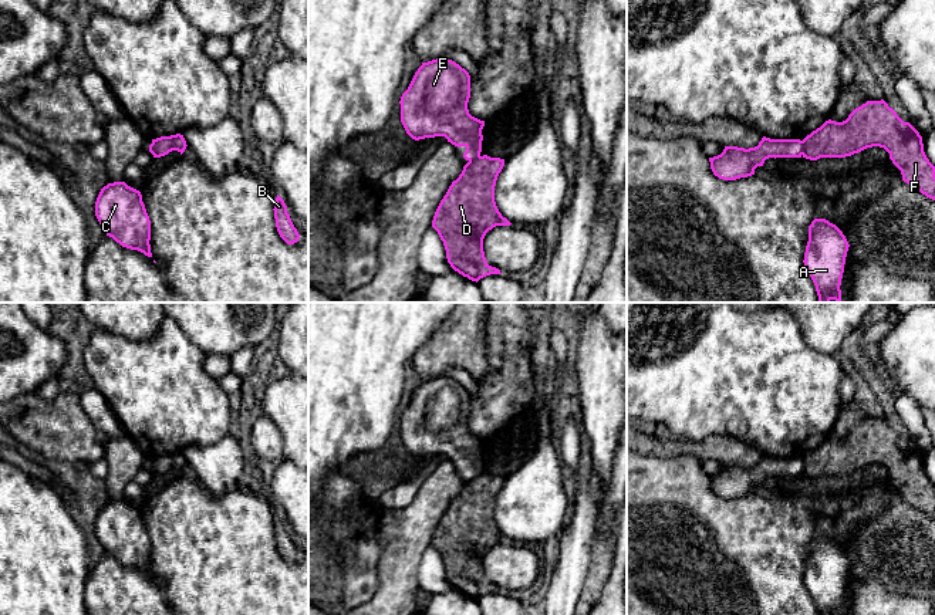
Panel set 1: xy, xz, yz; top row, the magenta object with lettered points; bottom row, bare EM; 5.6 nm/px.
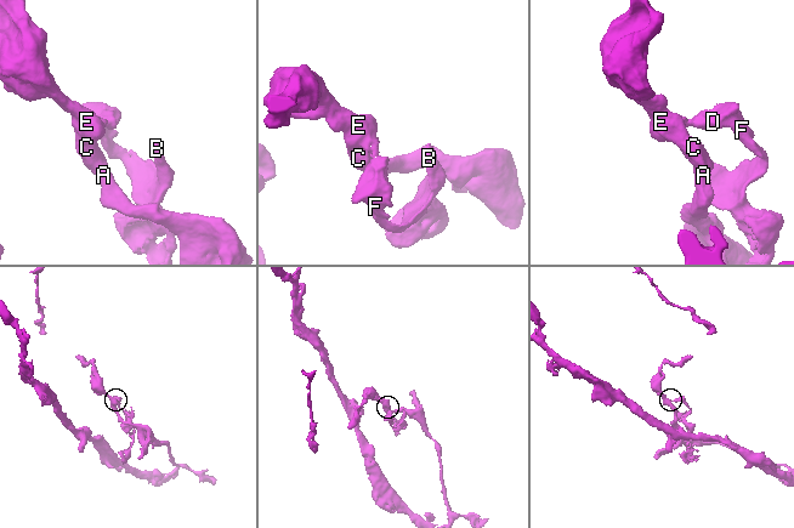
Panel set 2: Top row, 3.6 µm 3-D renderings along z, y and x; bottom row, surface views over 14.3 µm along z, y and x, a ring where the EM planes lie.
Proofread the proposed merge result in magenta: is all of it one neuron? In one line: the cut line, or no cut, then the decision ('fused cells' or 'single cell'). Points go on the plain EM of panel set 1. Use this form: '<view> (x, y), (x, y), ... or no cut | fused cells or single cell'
yz (800, 459), (803, 472) | fused cells

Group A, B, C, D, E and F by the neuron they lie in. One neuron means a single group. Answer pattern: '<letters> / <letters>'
A C E / B D F

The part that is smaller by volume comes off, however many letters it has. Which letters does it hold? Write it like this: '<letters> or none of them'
B, D, F

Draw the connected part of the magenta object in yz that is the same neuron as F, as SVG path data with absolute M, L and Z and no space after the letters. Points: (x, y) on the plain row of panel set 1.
M867 419L845 439L826 439L803 459L803 476L845 476L880 464L901 489L902 499L935 518L935 484L924 470L922 455L881 419Z

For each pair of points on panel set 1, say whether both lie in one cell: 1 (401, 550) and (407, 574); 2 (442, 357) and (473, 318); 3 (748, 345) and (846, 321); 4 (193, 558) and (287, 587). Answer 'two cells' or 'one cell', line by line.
1: one cell
2: one cell
3: two cells
4: one cell

